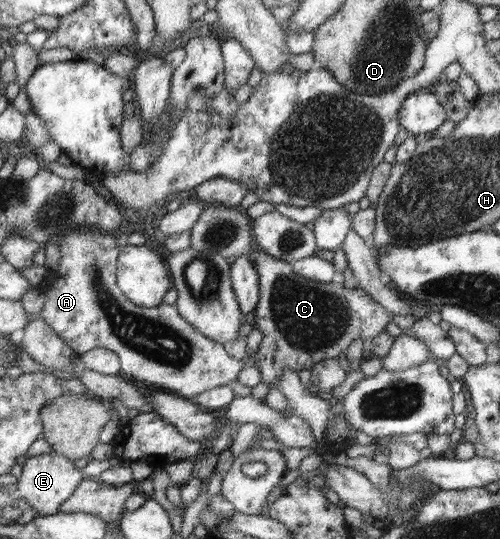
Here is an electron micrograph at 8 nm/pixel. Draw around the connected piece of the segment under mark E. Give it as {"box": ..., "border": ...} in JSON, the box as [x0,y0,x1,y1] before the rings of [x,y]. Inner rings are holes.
{"box":[16,452,85,517],"border":[[[51,452],[47,455],[31,457],[23,463],[23,471],[18,477],[16,494],[36,509],[37,516],[35,517],[61,513],[62,503],[70,498],[75,490],[79,489],[77,485],[82,483],[85,473],[82,469],[78,469],[73,462],[66,456]]]}

